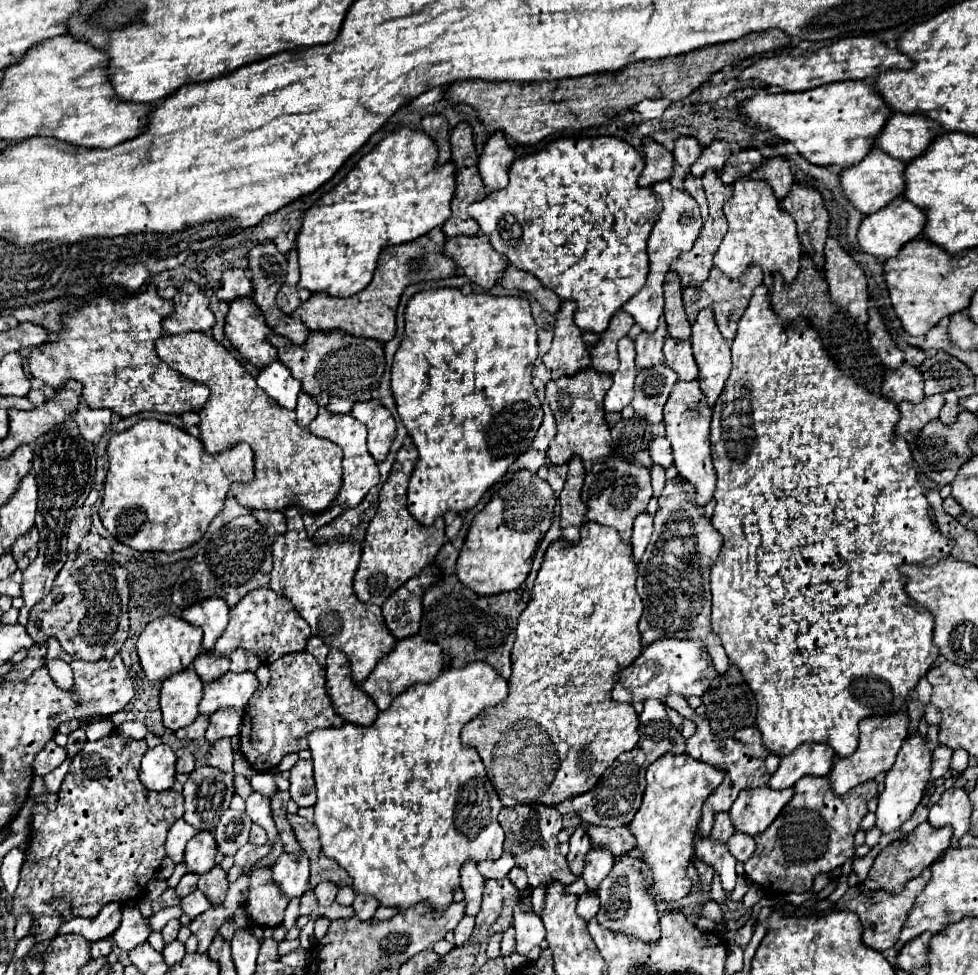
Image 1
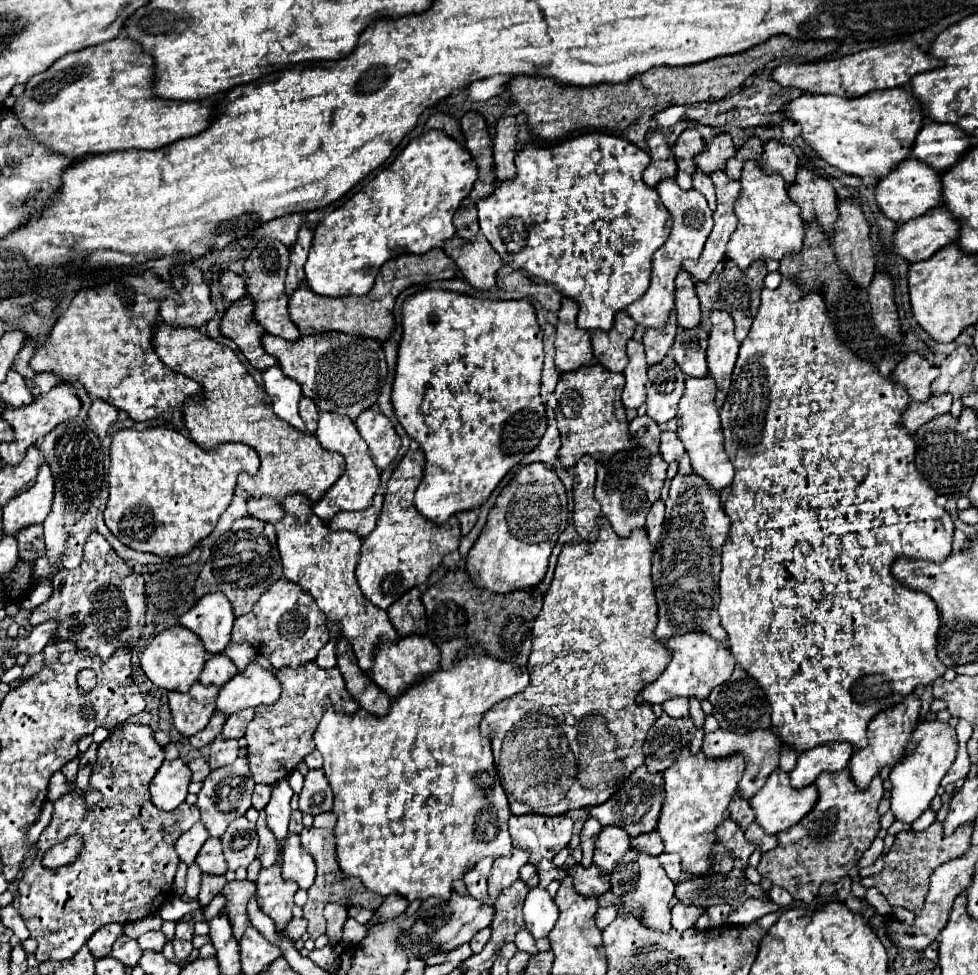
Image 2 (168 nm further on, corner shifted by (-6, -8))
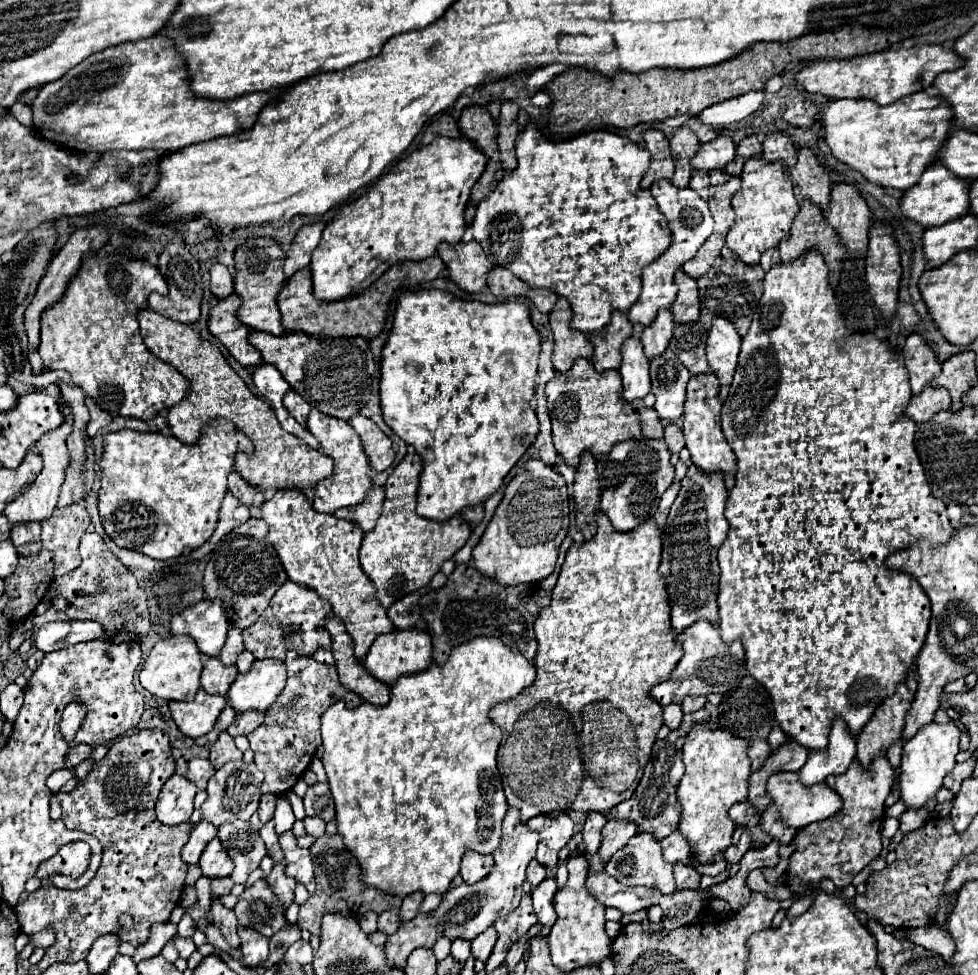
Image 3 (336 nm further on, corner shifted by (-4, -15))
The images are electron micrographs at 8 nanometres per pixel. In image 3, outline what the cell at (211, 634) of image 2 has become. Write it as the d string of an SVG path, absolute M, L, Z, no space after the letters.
M202 600L184 612L176 614L170 622L172 634L188 634L206 656L218 656L230 628L220 600Z

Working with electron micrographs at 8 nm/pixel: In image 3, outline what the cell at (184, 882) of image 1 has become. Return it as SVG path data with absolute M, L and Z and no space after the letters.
M214 878L212 880L212 896L218 898L218 896L224 896L230 892L230 888L234 886L232 878Z

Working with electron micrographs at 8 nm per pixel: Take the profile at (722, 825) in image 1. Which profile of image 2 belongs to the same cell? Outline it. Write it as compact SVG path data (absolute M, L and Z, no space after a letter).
M736 795L730 803L730 819L734 819L742 829L746 829L754 821L754 811L750 809L750 801L742 795Z

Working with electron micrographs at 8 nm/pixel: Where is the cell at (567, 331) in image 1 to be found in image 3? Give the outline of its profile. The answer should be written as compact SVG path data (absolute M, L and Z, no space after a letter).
M558 298L554 310L550 312L550 328L556 342L552 364L554 364L554 370L560 374L572 368L576 358L590 358L594 352L588 336L570 328L570 320L572 320L572 310L568 300Z

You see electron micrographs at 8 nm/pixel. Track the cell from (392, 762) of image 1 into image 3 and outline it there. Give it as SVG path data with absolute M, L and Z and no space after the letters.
M480 636L476 640L468 640L468 644L460 644L460 648L452 650L452 656L448 658L448 664L432 664L428 670L412 674L412 676L400 676L390 686L390 702L386 706L372 706L368 702L362 702L358 708L348 710L344 706L344 700L332 704L324 716L322 716L322 762L328 774L330 792L336 804L336 822L338 822L338 834L344 838L344 844L348 852L358 860L360 866L360 880L380 892L394 894L394 896L408 896L412 892L422 894L444 894L448 892L452 878L460 872L460 860L468 850L480 852L482 856L492 854L502 838L502 820L506 816L508 804L502 790L502 780L496 768L496 752L502 740L502 730L492 724L488 718L488 712L506 700L512 700L516 694L520 694L524 688L528 688L534 682L536 668L532 662L528 662L518 652L512 652L510 648L504 648L500 638L486 638Z

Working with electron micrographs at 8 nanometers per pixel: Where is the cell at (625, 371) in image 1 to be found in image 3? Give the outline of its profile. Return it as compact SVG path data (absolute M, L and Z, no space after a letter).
M630 338L622 344L622 364L618 372L622 374L624 398L628 402L640 400L650 392L650 366L640 348L640 340Z

